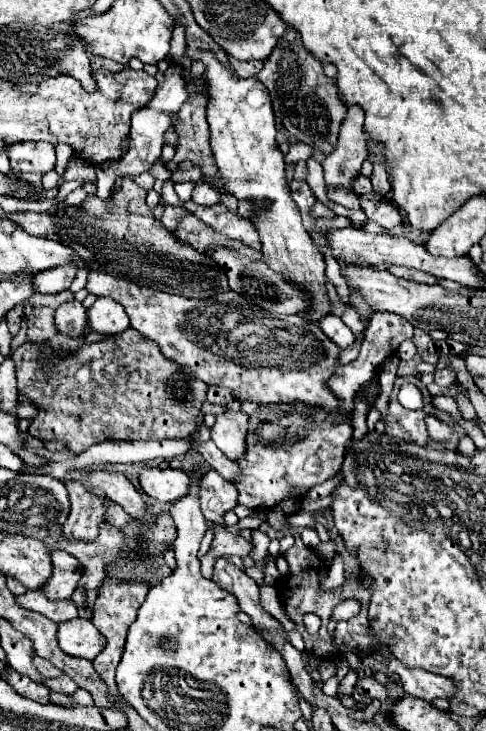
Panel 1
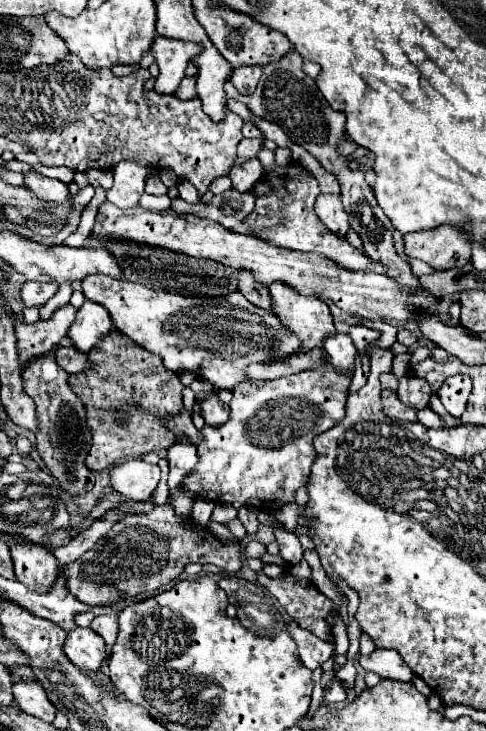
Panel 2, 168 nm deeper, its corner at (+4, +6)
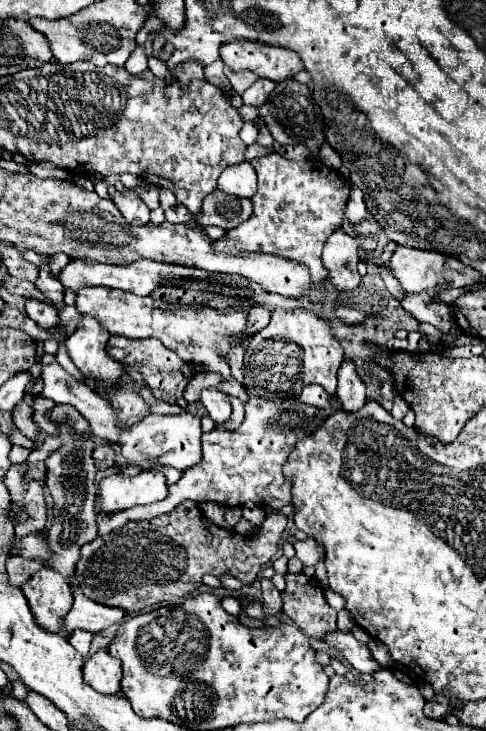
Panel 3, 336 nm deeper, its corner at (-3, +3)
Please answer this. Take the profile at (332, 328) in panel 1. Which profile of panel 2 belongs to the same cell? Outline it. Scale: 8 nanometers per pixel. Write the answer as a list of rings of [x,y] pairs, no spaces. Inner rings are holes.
[[[335,334],[335,336],[327,338],[325,350],[329,354],[329,364],[333,364],[333,368],[337,368],[337,372],[349,372],[349,376],[353,376],[357,350],[347,334]]]

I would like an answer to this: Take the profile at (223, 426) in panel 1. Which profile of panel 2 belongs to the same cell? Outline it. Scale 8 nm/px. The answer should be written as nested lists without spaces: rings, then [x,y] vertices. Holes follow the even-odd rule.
[[[205,396],[201,400],[201,414],[209,426],[219,426],[227,422],[229,406],[223,404],[217,396]]]

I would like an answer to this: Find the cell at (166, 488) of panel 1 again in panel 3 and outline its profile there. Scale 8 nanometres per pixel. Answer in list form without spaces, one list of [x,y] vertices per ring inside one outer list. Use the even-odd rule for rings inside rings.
[[[148,469],[136,477],[122,473],[108,475],[100,481],[100,513],[112,513],[134,505],[150,505],[166,497],[166,477],[158,469]]]

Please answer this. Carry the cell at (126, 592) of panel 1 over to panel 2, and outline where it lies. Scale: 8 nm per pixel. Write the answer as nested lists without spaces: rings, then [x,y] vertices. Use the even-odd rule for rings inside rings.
[[[107,608],[101,616],[97,616],[91,624],[91,630],[95,630],[107,644],[107,652],[111,650],[113,642],[117,640],[117,632],[119,632],[119,624],[117,624],[117,612],[113,608]]]

